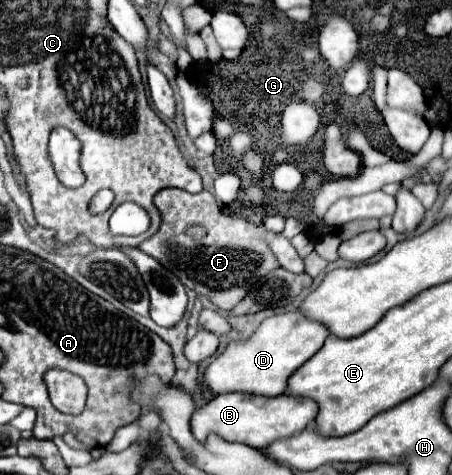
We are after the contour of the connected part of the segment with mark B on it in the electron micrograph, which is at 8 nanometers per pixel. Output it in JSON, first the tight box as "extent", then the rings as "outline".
{"extent":[191,392,317,448],"outline":[[[241,392],[219,394],[207,404],[199,406],[191,416],[191,432],[197,442],[205,442],[209,434],[215,434],[227,442],[241,442],[251,448],[265,448],[271,440],[293,436],[305,430],[317,416],[317,404],[307,398],[295,398],[289,394],[267,396],[247,396]]]}

